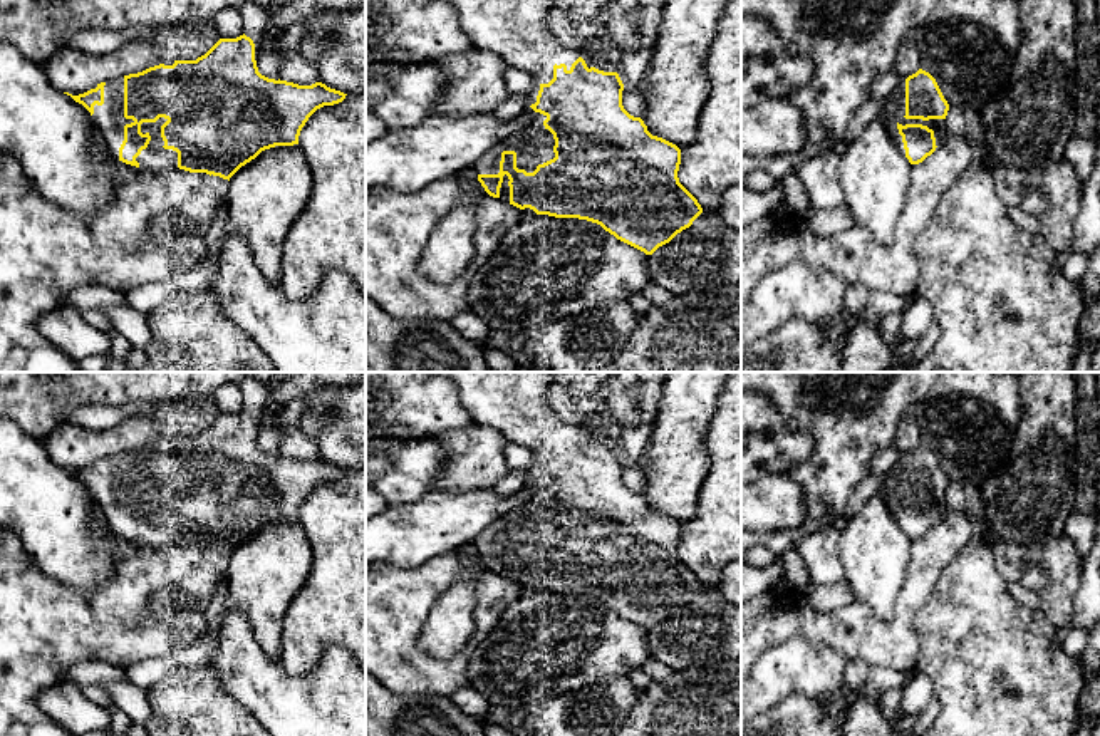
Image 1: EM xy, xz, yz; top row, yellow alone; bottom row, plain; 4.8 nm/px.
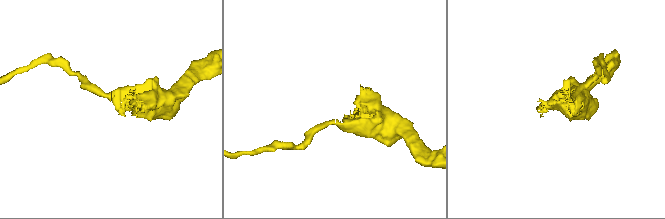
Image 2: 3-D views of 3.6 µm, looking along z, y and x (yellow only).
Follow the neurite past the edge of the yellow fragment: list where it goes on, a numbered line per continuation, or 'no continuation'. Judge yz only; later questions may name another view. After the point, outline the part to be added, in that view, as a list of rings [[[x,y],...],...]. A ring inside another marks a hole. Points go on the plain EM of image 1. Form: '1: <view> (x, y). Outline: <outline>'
1: yz (894, 482). Outline: [[[902,453],[897,459],[895,466],[884,474],[884,483],[880,488],[880,495],[884,498],[885,506],[889,508],[890,515],[895,518],[900,530],[905,531],[902,511],[899,510],[897,501],[902,500],[922,500],[934,506],[936,521],[939,523],[942,515],[946,513],[946,498],[944,495],[905,495],[905,454]]]

